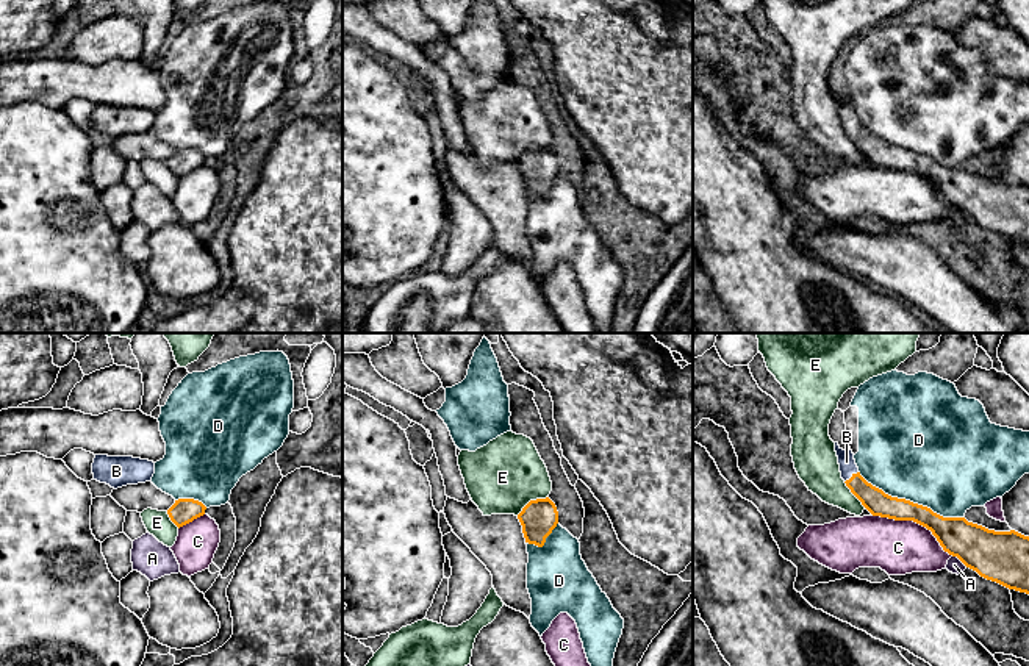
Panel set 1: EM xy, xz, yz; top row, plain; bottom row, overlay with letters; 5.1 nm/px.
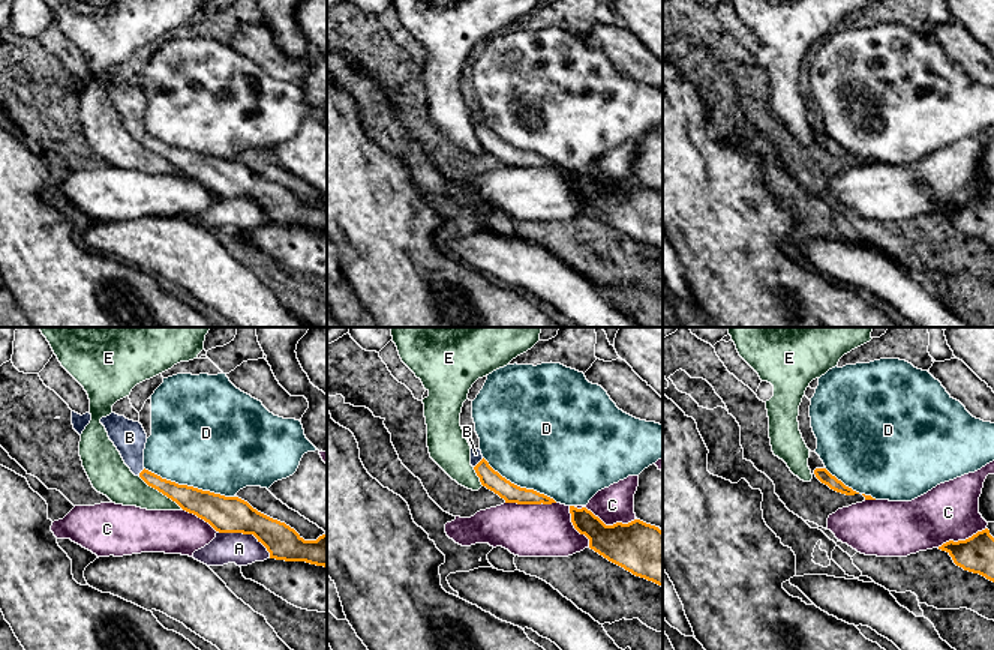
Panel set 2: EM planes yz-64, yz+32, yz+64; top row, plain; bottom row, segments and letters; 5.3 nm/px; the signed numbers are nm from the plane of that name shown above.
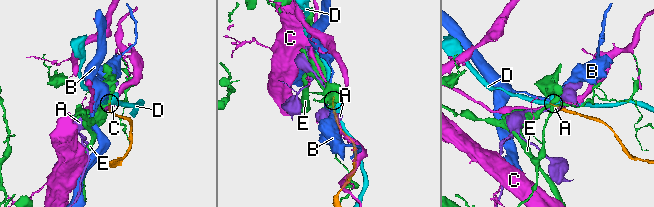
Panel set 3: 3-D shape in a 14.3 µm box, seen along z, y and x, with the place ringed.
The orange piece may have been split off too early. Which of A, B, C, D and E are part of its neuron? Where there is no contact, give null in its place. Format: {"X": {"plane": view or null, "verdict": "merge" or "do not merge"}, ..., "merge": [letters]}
{"A": {"plane": "yz", "verdict": "do not merge"}, "B": {"plane": "yz", "verdict": "merge"}, "C": {"plane": "yz", "verdict": "do not merge"}, "D": {"plane": "yz", "verdict": "do not merge"}, "E": {"plane": "xz", "verdict": "do not merge"}, "merge": ["B"]}

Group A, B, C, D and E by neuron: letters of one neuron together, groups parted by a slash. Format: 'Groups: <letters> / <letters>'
Groups: A / B / C / D / E

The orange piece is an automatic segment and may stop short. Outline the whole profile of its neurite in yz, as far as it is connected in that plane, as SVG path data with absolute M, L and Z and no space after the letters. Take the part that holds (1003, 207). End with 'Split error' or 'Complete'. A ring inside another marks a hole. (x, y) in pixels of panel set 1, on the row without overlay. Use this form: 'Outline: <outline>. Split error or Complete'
Outline: M835 92L835 102L841 128L873 166L913 170L930 180L945 202L981 227L1029 244L1029 186L1015 180L988 180L965 167L943 167L927 156L891 147L860 125L852 100L843 100Z. Split error

